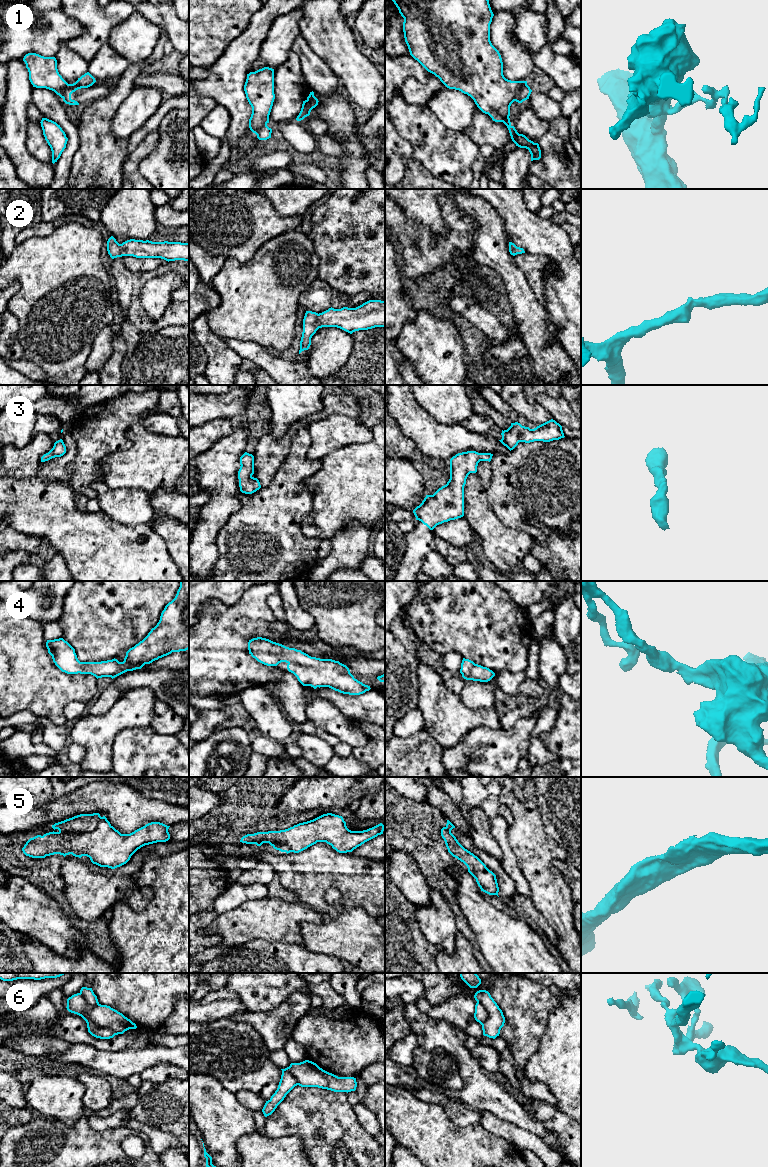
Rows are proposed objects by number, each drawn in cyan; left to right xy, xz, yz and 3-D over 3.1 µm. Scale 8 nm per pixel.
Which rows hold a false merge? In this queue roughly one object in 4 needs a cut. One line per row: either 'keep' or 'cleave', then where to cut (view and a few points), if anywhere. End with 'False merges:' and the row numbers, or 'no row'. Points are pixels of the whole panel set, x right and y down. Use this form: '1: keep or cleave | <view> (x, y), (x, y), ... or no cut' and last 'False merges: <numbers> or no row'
1: cleave | yz (526, 83), (514, 100)
2: keep | no cut
3: keep | no cut
4: keep | no cut
5: cleave | xy (101, 817), (92, 830), (58, 832)
6: cleave | xy (86, 1021), (92, 1021), (99, 1026), (108, 1027), (116, 1034)
False merges: 1, 5, 6

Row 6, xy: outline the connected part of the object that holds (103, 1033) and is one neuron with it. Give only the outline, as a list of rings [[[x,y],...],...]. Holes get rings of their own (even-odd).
[[[88,1021],[86,1023],[87,1023],[88,1032],[96,1038],[110,1039],[116,1035],[116,1033],[109,1028],[99,1027],[91,1021]]]

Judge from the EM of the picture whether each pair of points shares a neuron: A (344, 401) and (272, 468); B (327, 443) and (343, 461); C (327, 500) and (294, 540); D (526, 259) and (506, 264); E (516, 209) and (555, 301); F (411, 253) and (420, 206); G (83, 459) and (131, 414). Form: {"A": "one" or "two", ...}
{"A": "one", "B": "two", "C": "two", "D": "two", "E": "one", "F": "two", "G": "one"}

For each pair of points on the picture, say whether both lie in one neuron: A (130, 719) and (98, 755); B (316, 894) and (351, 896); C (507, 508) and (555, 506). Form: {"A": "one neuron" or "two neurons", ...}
{"A": "one neuron", "B": "one neuron", "C": "one neuron"}

